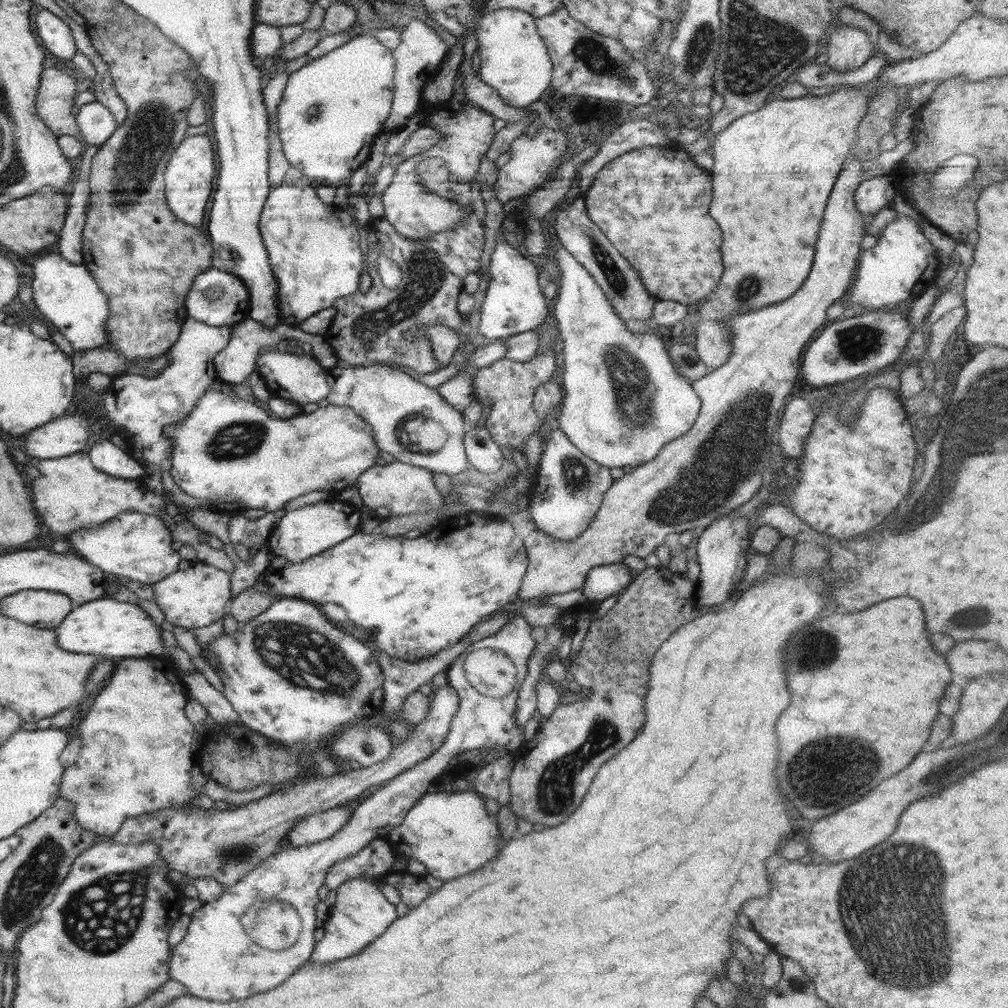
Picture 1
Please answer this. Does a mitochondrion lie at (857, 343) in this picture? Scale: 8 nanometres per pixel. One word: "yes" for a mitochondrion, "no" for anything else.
yes

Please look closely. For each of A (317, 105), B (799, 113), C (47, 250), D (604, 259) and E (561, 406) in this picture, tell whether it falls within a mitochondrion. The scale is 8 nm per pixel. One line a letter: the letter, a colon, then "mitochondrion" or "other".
A: mitochondrion
B: other
C: other
D: mitochondrion
E: other

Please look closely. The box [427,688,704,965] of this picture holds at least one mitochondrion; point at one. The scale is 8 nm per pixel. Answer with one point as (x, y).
(556, 792)

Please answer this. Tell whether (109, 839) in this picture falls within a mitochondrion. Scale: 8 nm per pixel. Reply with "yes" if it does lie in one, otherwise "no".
no

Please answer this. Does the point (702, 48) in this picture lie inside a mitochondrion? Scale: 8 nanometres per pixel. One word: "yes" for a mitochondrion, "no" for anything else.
yes

